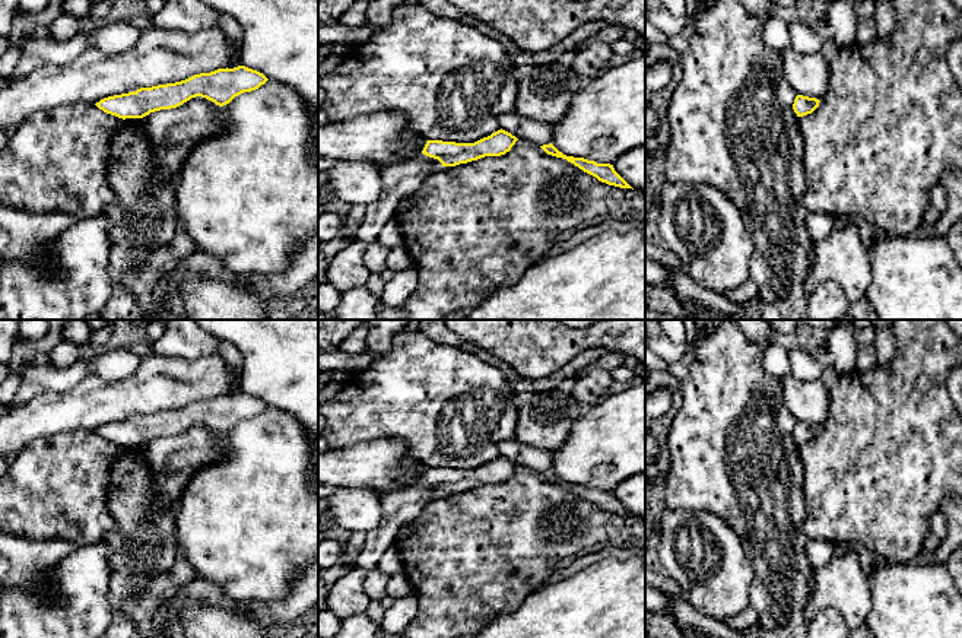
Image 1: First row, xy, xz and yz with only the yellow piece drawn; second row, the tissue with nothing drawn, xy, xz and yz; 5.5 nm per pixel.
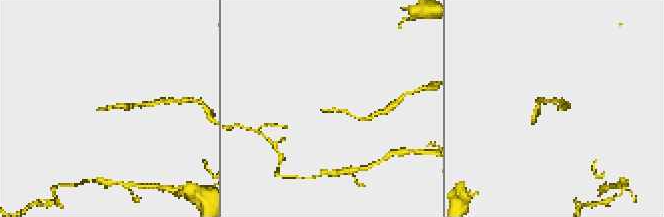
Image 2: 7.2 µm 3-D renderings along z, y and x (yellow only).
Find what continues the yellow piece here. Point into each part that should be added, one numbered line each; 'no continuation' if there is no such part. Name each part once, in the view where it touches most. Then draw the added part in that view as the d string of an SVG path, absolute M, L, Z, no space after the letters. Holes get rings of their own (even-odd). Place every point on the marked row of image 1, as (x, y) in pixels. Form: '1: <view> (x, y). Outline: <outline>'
1: xz (399, 180). Outline: M434 158L429 161L410 159L382 168L380 171L381 196L375 203L365 207L365 218L355 239L368 244L377 241L382 228L394 218L401 199L416 191L428 175L442 168L442 164Z

